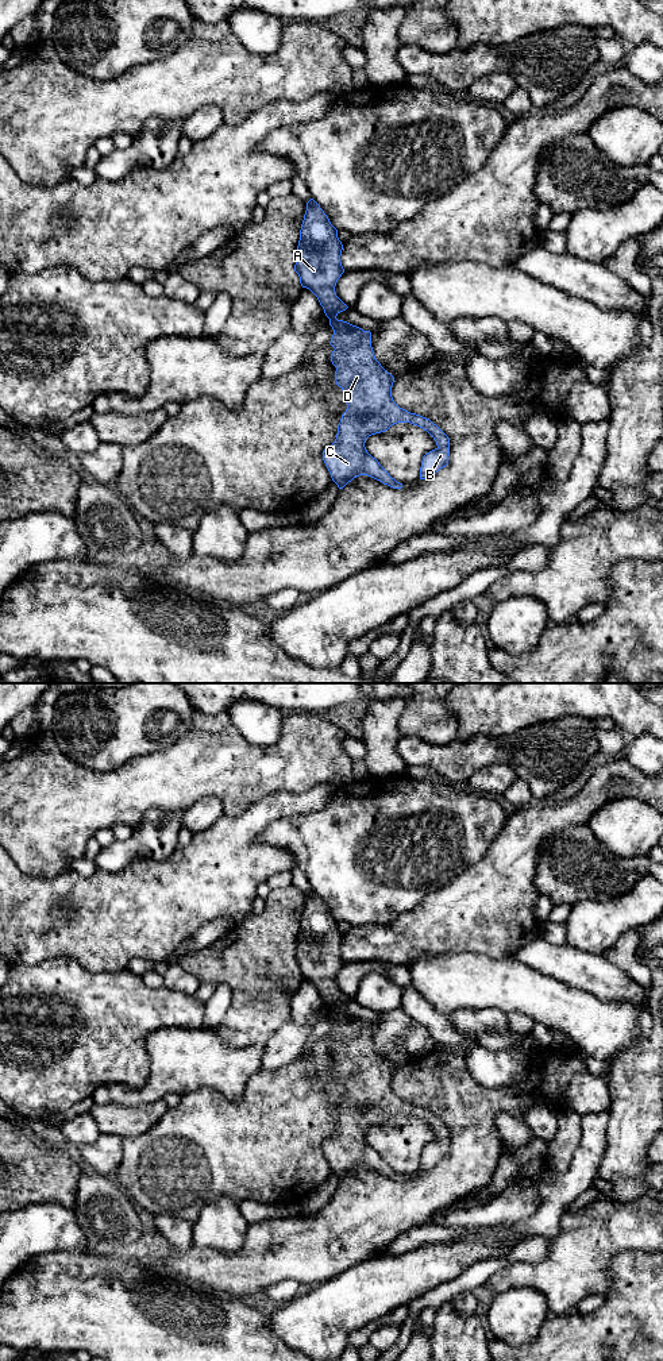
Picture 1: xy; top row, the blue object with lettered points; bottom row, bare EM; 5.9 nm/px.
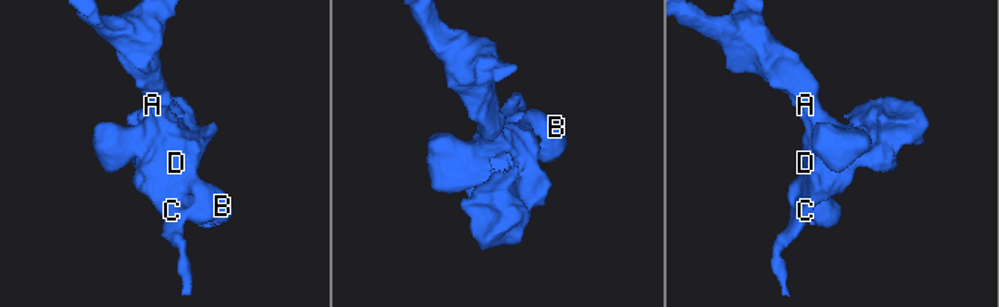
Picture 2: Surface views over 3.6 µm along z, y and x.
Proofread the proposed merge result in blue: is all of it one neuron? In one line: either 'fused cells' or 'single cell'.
single cell

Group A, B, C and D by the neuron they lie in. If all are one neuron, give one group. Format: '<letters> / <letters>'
A B C D

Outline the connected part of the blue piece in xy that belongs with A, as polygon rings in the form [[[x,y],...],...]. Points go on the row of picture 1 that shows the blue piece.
[[[311,198],[307,203],[307,211],[300,230],[294,271],[300,277],[301,286],[309,289],[317,297],[325,316],[329,319],[329,325],[334,329],[329,344],[335,348],[331,354],[331,362],[336,367],[336,385],[346,393],[347,404],[347,409],[342,415],[338,425],[336,439],[323,451],[323,460],[339,489],[343,489],[359,475],[371,477],[393,489],[401,489],[402,483],[392,478],[379,462],[367,452],[365,447],[366,439],[388,431],[397,423],[405,421],[427,431],[437,447],[423,456],[420,479],[432,478],[440,469],[448,464],[450,439],[429,419],[410,413],[393,401],[392,386],[394,377],[375,359],[371,347],[371,332],[336,319],[340,312],[348,308],[335,292],[336,282],[344,273],[340,262],[342,250],[343,244],[338,238],[338,230],[331,224],[320,205]]]

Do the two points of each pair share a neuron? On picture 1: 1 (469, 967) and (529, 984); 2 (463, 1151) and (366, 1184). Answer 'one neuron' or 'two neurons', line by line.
1: one neuron
2: one neuron

